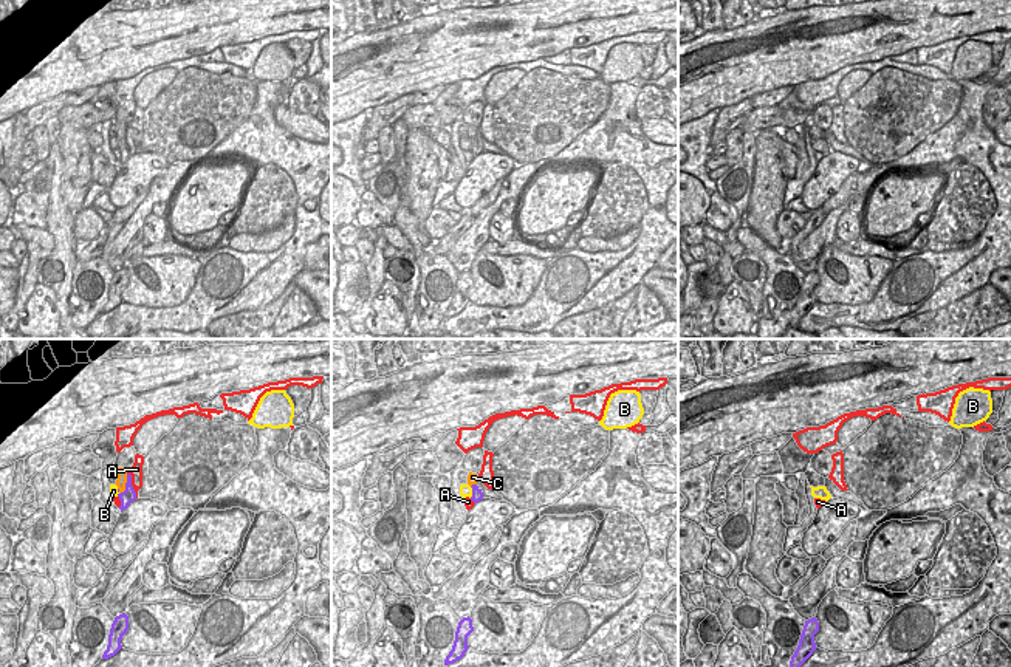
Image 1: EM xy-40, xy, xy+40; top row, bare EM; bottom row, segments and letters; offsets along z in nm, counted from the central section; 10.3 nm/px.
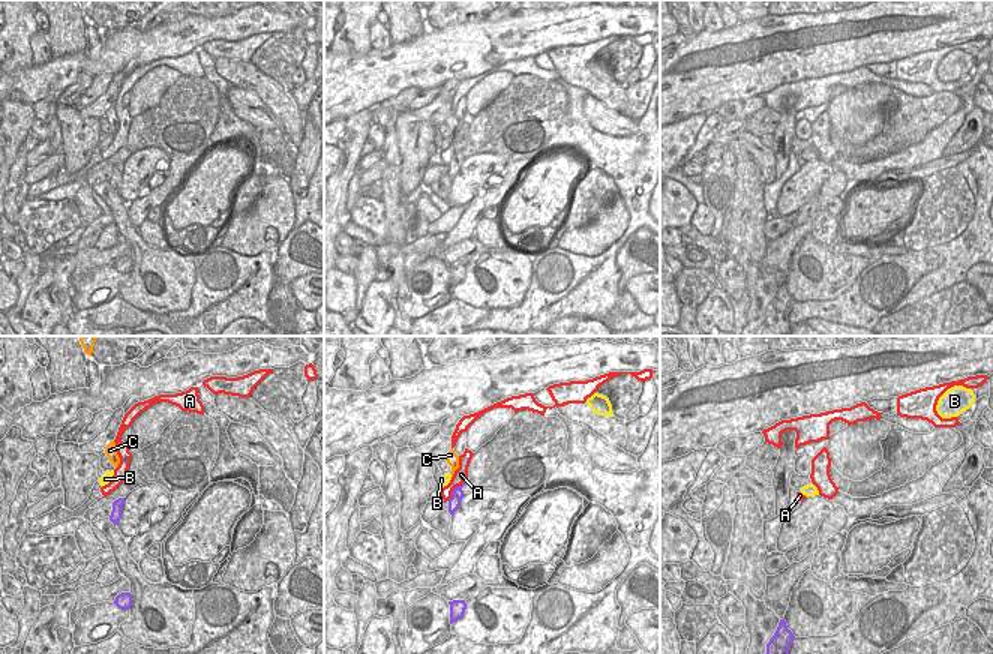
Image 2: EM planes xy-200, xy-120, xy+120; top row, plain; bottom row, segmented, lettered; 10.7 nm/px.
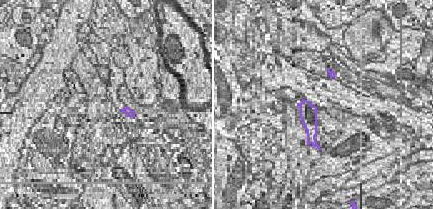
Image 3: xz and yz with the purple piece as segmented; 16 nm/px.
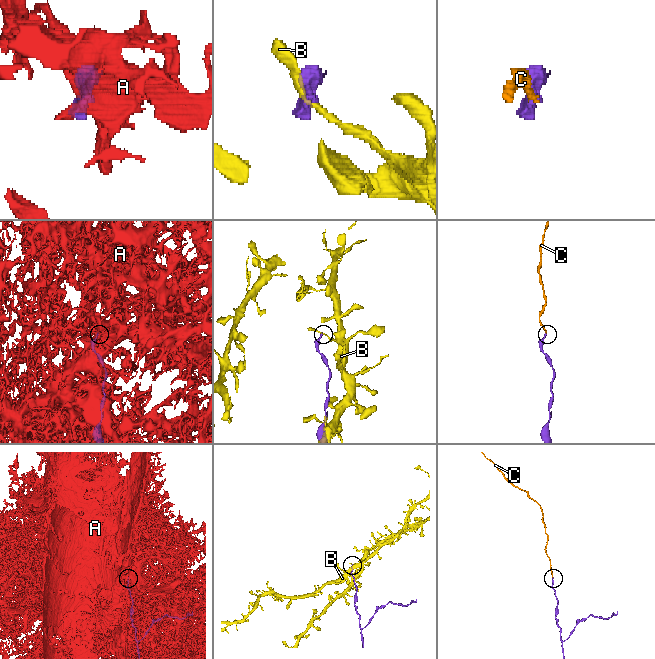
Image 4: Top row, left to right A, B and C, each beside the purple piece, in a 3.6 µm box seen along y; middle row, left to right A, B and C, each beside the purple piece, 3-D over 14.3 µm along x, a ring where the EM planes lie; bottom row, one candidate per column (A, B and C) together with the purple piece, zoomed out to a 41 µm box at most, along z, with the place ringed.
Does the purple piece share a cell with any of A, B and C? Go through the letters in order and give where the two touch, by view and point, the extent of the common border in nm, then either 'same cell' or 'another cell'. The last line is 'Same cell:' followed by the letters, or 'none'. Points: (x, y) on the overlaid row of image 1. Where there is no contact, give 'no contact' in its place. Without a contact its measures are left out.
A: xy-40 (130, 485) | 280 nm | another cell
B: xy (472, 492) | 130 nm | another cell
C: xy-40 (126, 485) | 240 nm | same cell
Same cell: C

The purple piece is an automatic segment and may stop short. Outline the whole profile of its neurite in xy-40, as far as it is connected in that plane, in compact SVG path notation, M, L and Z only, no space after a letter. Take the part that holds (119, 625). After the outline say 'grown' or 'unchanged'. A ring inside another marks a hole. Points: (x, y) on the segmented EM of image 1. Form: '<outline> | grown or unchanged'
M125 613L115 617L110 635L108 635L108 645L102 655L102 659L108 659L115 656L121 648L121 639L129 630L129 616Z | unchanged

